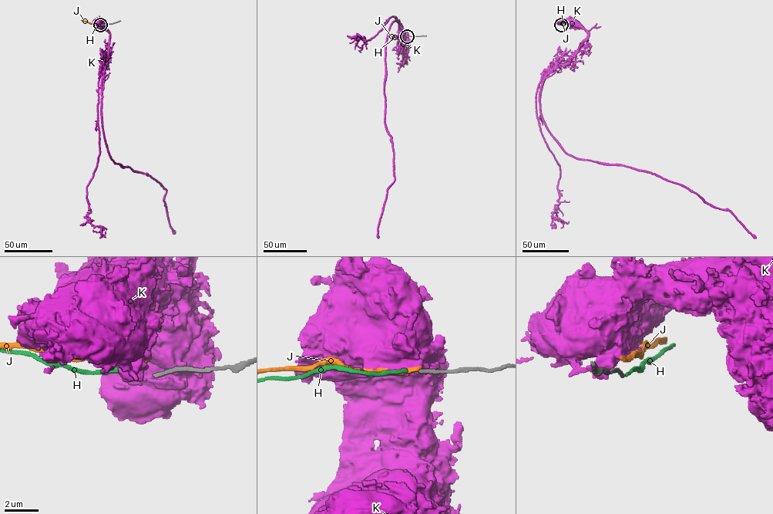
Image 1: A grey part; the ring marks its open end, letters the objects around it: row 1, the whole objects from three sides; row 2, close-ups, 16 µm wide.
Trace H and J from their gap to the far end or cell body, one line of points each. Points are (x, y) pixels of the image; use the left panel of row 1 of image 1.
H: (99, 25), (83, 21)
J: (100, 24), (81, 20)

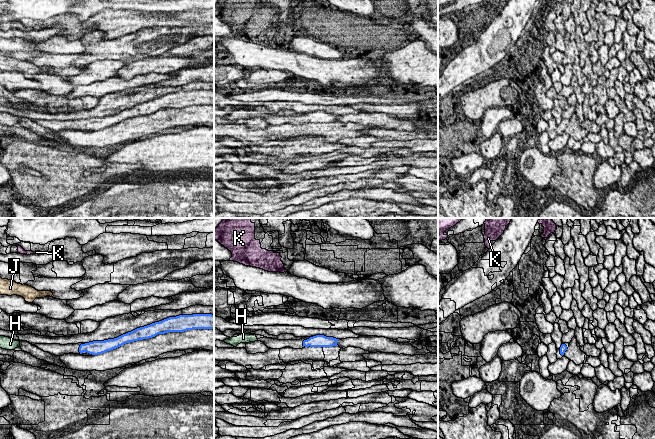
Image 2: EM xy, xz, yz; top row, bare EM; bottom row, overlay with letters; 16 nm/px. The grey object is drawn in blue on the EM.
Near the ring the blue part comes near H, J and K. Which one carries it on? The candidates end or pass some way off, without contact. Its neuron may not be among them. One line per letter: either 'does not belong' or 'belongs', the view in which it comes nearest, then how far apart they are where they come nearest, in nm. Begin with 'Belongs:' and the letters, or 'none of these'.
Belongs: H
H: belongs; nearest in xz; 750 nm apart
J: does not belong; nearest in xy; 900 nm apart
K: does not belong; nearest in xz; 1100 nm apart

